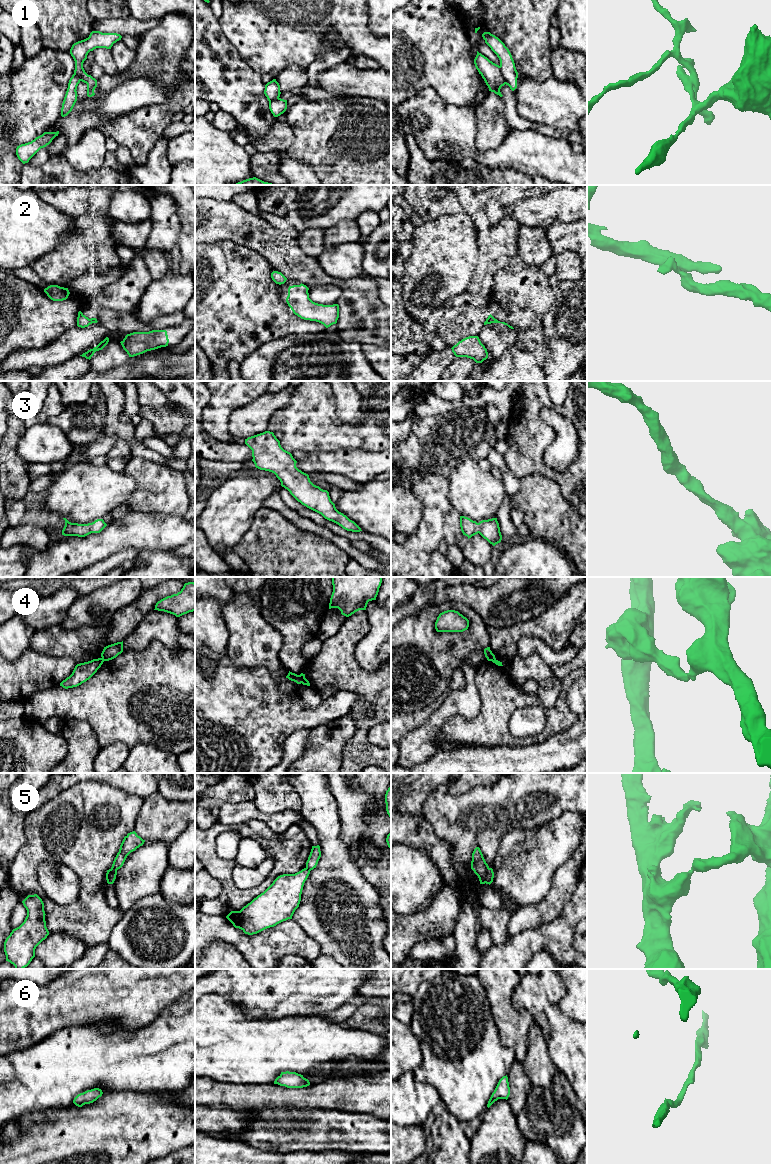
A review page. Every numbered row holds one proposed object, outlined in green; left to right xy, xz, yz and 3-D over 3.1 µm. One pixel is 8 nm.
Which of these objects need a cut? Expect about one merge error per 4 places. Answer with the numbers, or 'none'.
1, 2, 4, 5

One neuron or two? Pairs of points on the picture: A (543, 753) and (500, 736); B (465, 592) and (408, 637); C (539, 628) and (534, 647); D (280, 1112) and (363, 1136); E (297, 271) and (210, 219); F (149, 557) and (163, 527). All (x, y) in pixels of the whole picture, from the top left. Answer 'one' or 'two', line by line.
A: two
B: two
C: two
D: one
E: one
F: two

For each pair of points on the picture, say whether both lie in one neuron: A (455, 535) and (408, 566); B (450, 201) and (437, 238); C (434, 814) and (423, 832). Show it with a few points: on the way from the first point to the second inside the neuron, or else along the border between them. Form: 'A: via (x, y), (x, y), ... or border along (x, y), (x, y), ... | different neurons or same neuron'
A: via (443, 535), (439, 535), (420, 554) | same neuron
B: border along (462, 211), (447, 213), (424, 221) | different neurons
C: border along (421, 815), (432, 826), (434, 832), (445, 840) | different neurons

